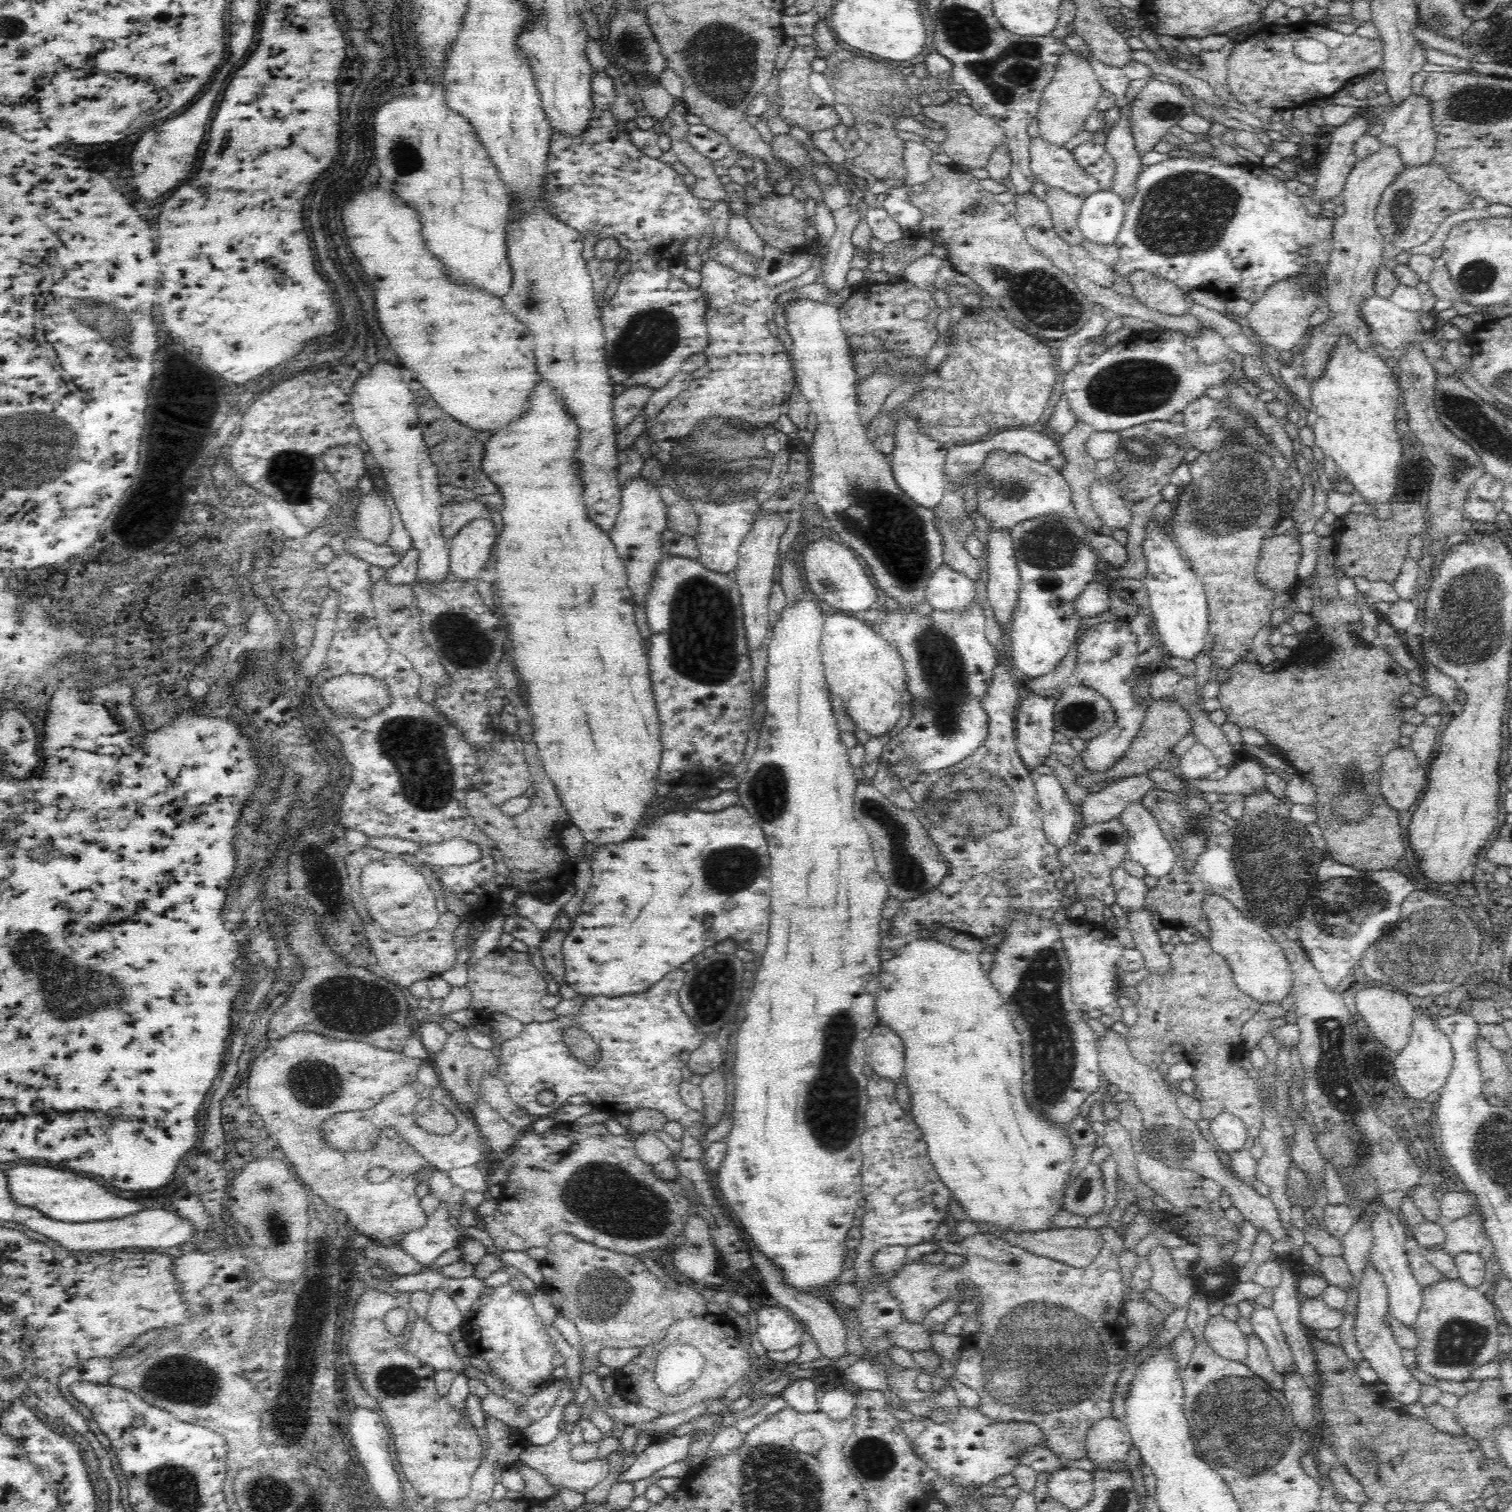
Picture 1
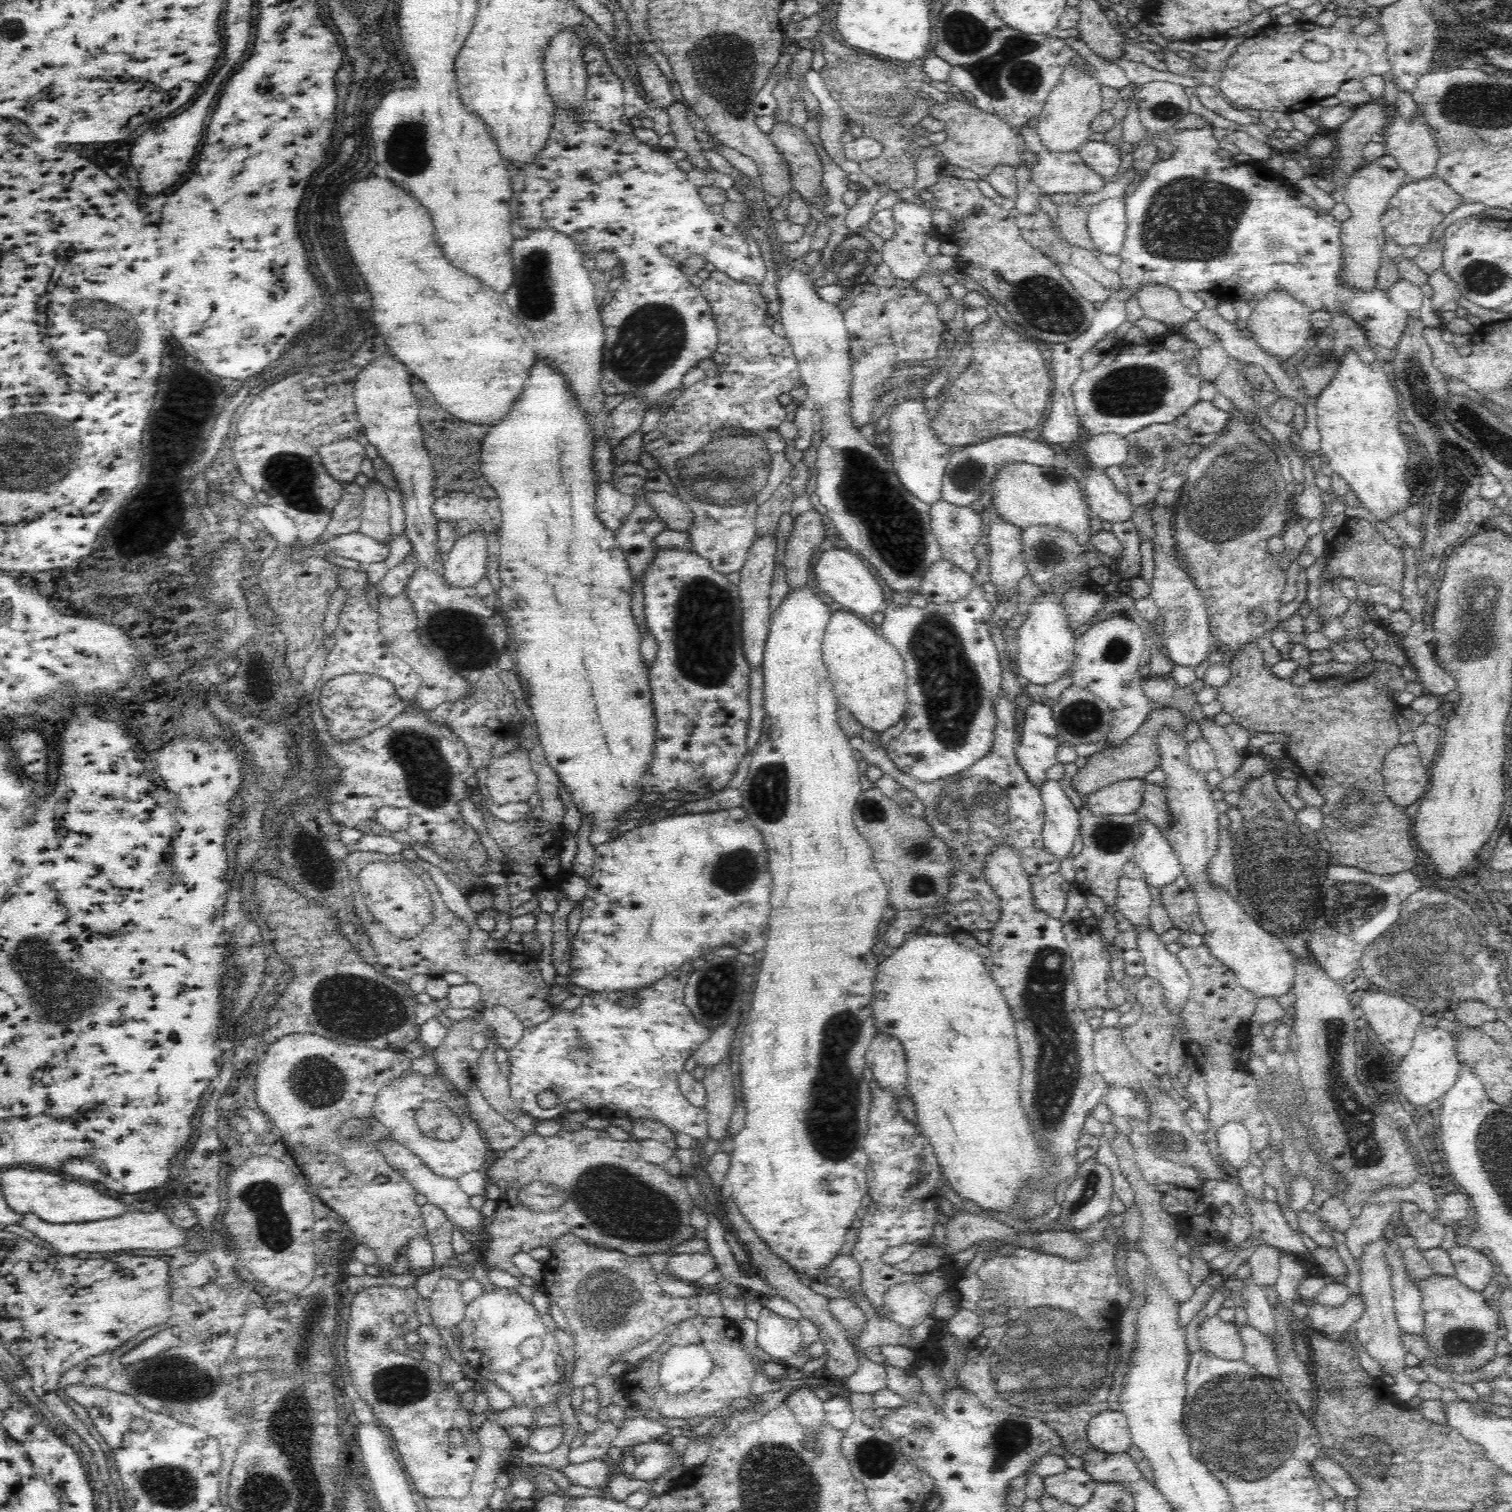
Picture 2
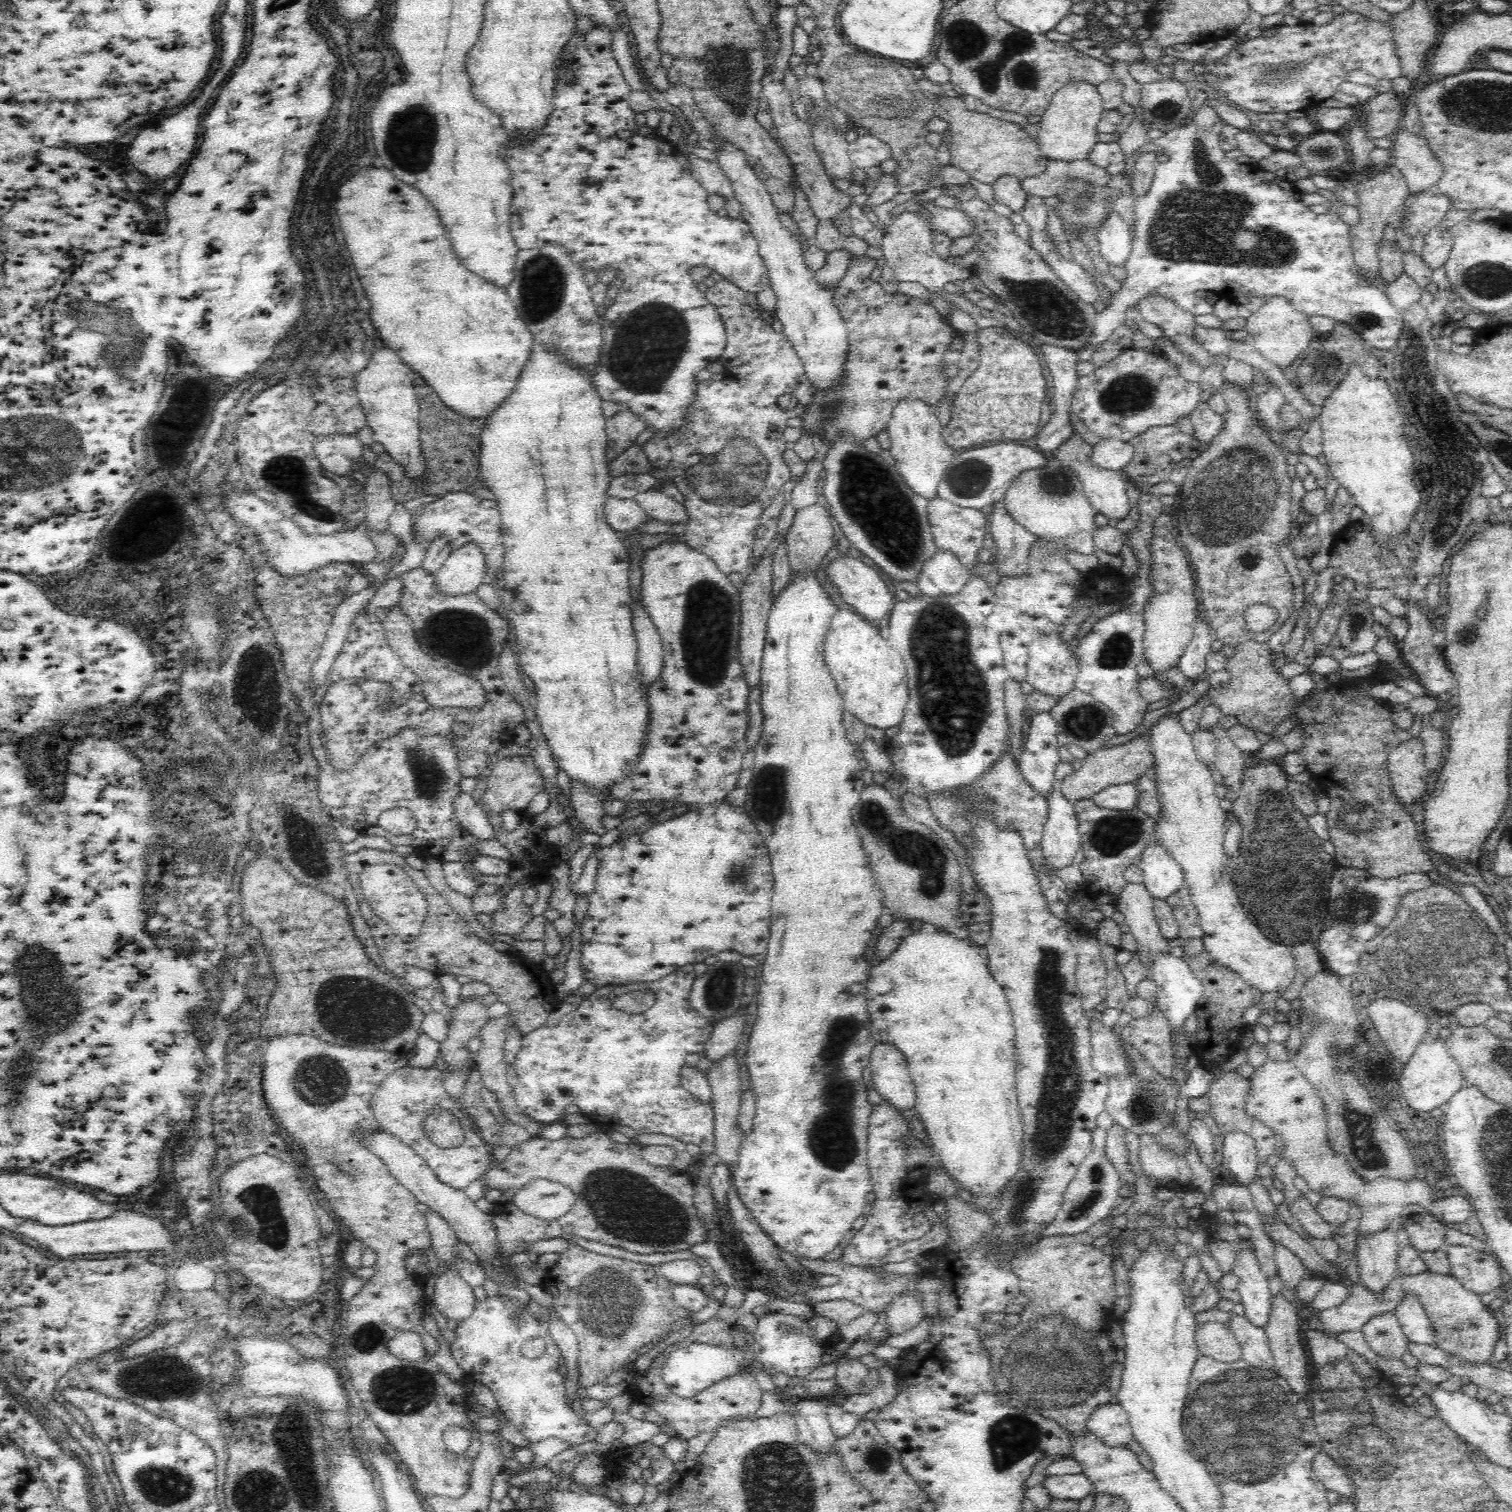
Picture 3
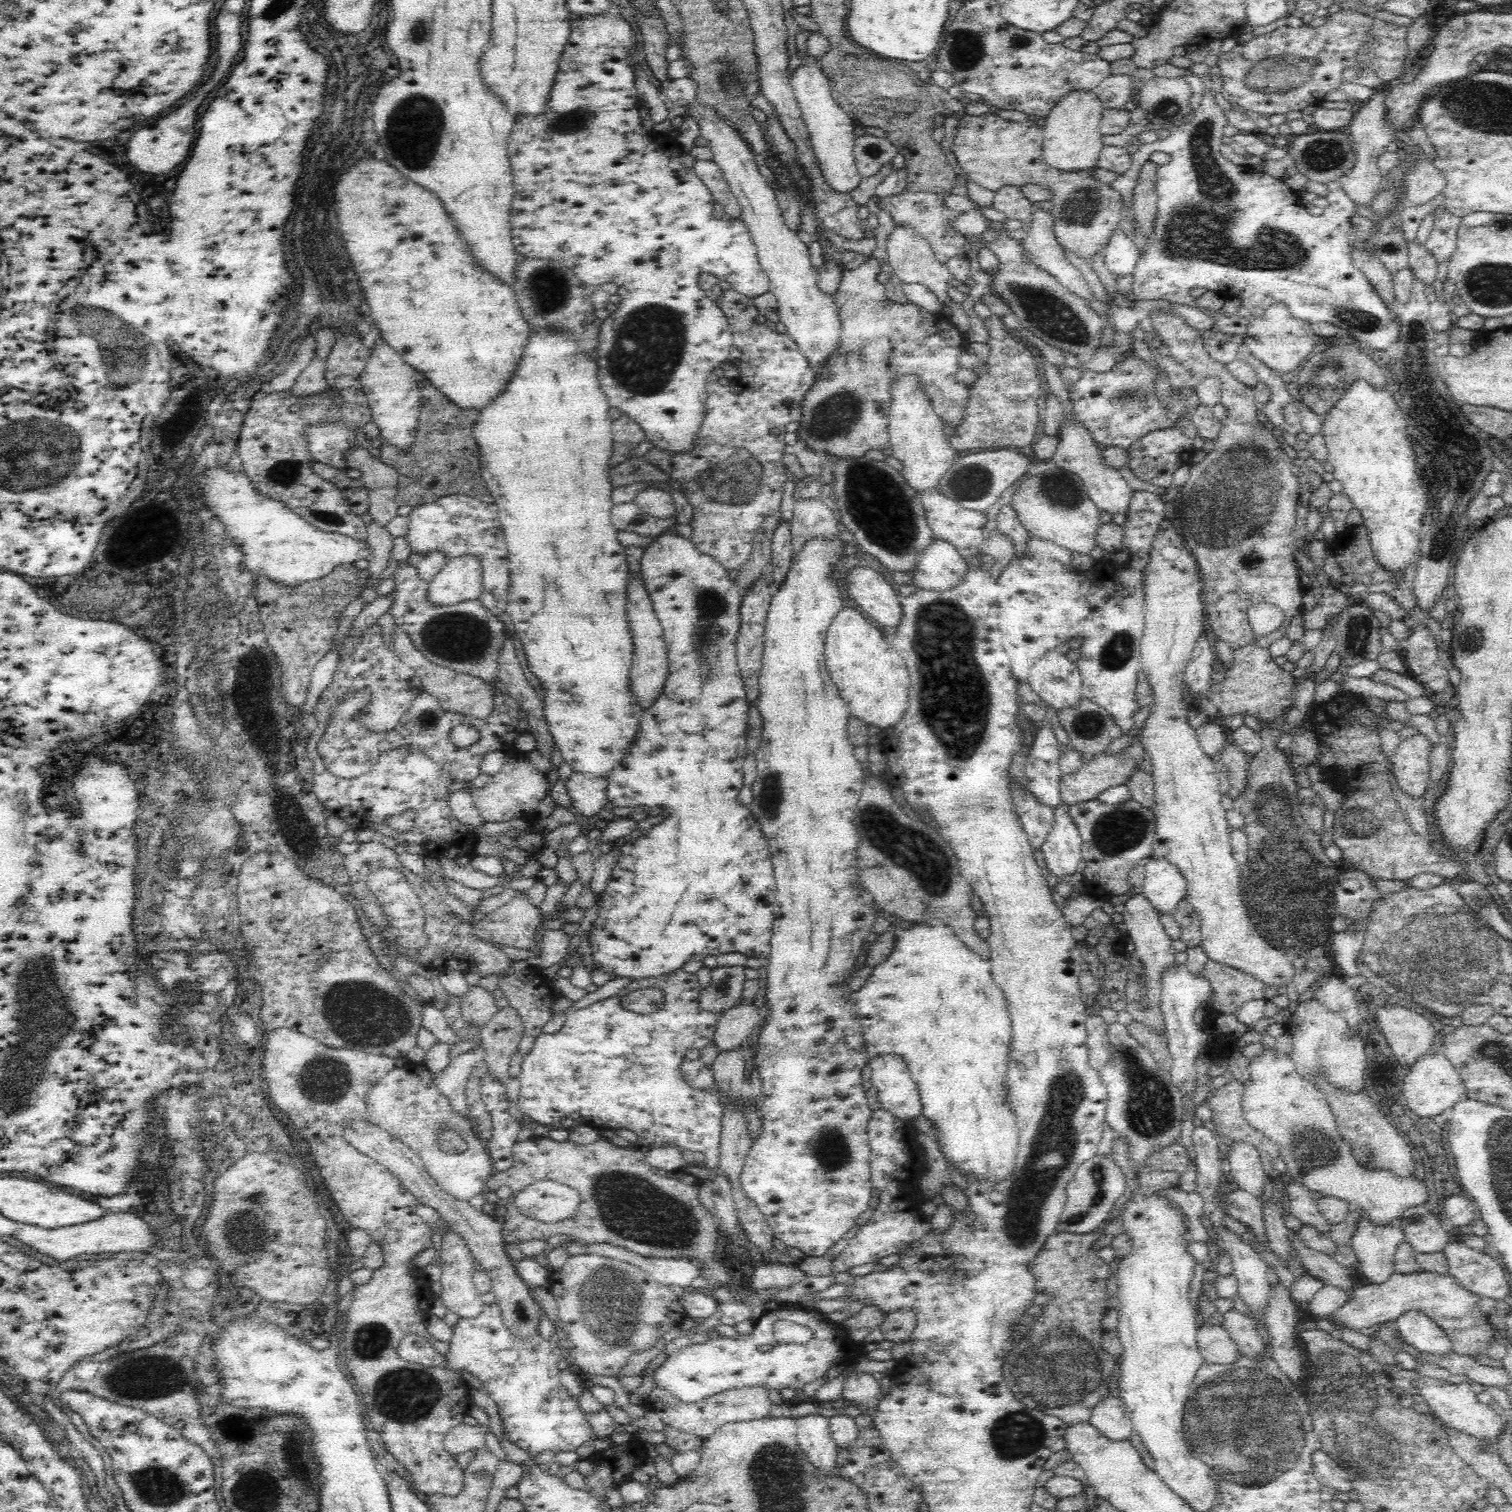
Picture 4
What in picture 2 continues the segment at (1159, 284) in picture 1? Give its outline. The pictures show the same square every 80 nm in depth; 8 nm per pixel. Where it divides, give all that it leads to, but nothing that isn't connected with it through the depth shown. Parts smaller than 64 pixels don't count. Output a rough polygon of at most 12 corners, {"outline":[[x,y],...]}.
{"outline":[[1146,285],[1137,292],[1142,317],[1183,336],[1197,314],[1176,291]]}

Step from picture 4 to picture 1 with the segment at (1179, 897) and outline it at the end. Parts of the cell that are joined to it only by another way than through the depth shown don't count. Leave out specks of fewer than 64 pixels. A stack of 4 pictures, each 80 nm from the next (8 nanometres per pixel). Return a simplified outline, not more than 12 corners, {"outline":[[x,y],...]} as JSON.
{"outline":[[1132,803],[1119,819],[1128,856],[1159,881],[1177,856],[1152,813]]}

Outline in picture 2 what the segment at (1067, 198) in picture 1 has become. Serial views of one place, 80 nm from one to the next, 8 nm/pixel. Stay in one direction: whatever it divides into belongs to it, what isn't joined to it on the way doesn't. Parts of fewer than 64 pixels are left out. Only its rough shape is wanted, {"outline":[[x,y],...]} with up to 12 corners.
{"outline":[[1058,205],[1057,224],[1066,242],[1099,250],[1088,232],[1086,209]]}

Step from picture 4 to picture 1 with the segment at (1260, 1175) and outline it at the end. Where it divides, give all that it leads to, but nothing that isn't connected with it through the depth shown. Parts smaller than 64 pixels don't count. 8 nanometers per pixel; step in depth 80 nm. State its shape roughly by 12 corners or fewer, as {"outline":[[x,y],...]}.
{"outline":[[1222,1113],[1209,1125],[1217,1150],[1229,1159],[1244,1149],[1247,1130]]}

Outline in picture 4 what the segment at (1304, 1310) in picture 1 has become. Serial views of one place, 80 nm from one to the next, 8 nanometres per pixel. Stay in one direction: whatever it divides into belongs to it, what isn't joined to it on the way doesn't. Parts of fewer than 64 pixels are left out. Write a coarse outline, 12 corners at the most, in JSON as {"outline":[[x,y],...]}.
{"outline":[[1394,1272],[1333,1312],[1357,1331],[1420,1311],[1457,1354],[1497,1334],[1483,1298],[1449,1274]]}

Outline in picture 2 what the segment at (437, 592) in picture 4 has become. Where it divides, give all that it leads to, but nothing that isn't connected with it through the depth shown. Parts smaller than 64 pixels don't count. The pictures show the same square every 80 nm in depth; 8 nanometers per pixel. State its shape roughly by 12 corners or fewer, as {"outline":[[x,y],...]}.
{"outline":[[486,537],[459,538],[440,566],[452,588],[488,576]]}

